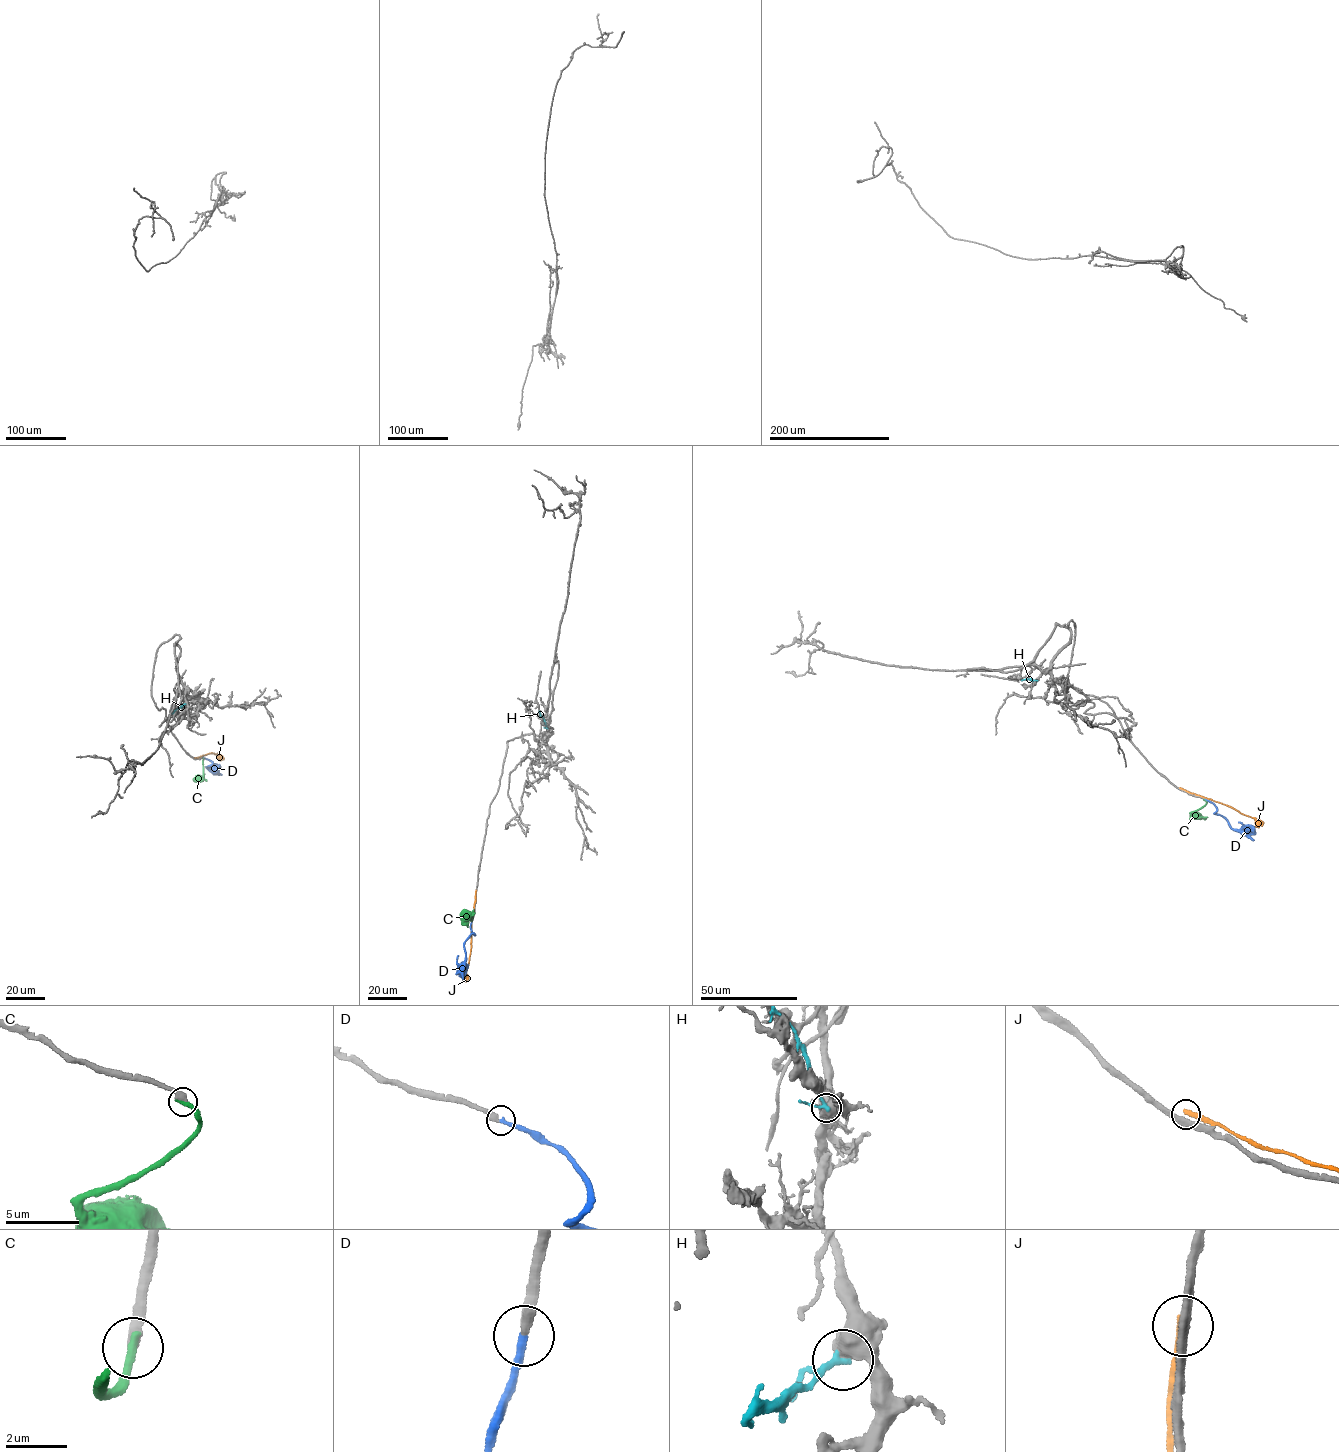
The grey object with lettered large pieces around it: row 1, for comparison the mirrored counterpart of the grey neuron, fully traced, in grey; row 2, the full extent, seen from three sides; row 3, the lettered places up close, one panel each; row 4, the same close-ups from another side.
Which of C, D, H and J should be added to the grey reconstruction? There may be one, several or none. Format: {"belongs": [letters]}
{"belongs": ["D"]}

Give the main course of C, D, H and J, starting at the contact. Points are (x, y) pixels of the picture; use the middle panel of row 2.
C: (473, 917), (471, 920), (472, 912), (468, 927)
D: (472, 918), (470, 927), (474, 934), (465, 941), (462, 979)
H: (547, 728), (539, 711)
J: (476, 890), (466, 981)

